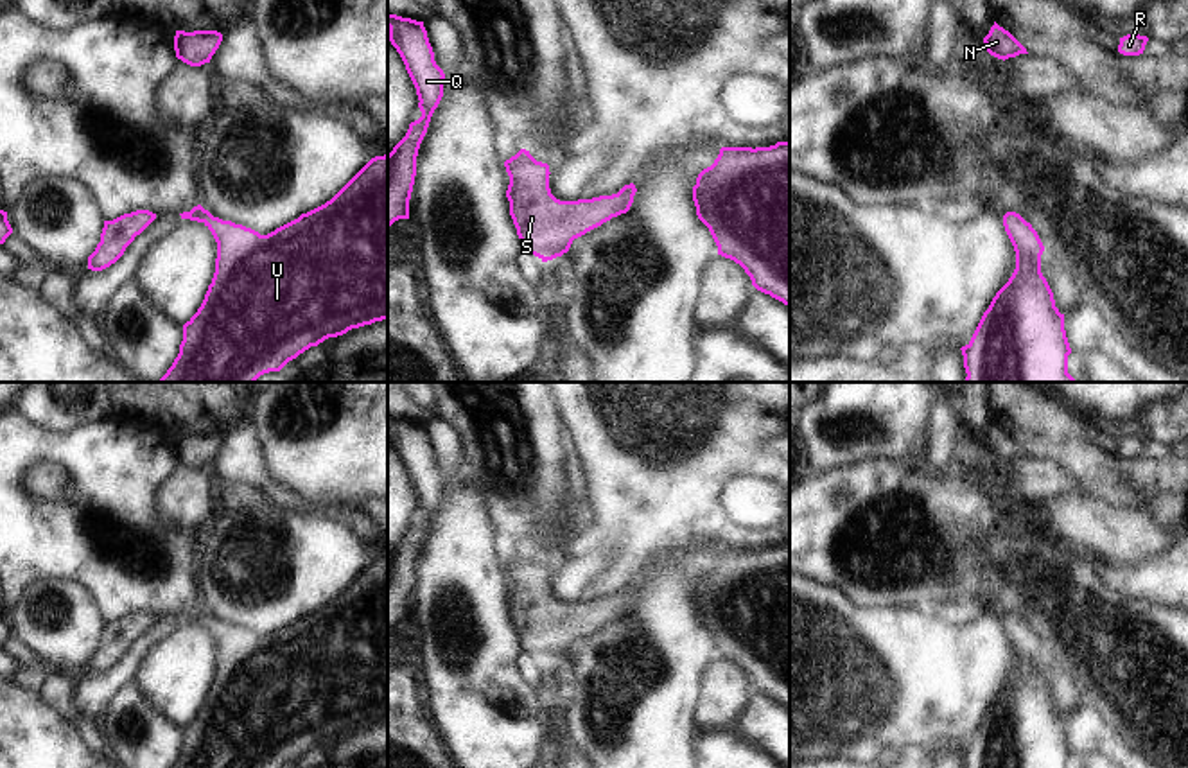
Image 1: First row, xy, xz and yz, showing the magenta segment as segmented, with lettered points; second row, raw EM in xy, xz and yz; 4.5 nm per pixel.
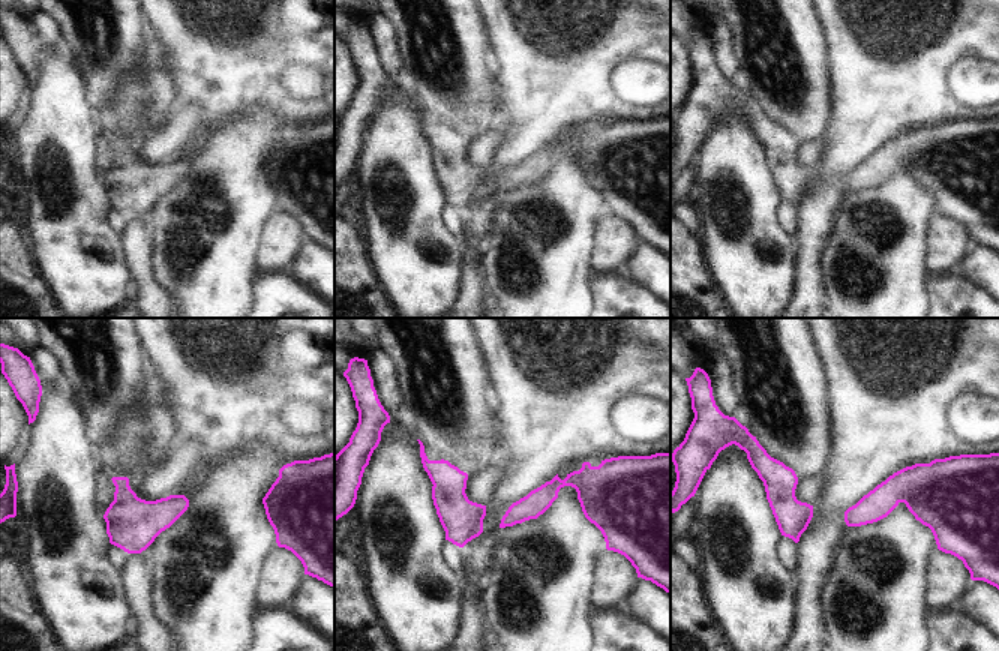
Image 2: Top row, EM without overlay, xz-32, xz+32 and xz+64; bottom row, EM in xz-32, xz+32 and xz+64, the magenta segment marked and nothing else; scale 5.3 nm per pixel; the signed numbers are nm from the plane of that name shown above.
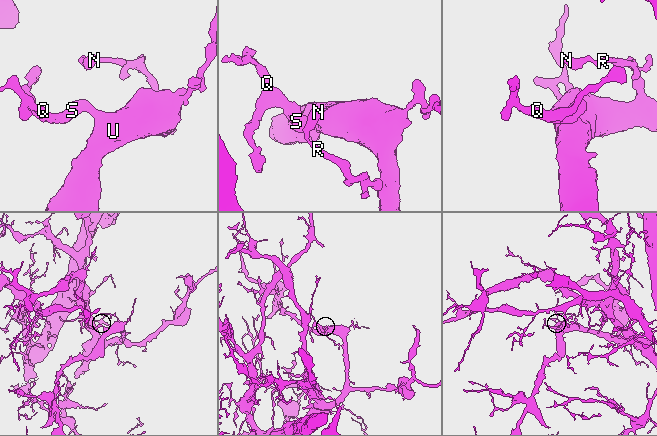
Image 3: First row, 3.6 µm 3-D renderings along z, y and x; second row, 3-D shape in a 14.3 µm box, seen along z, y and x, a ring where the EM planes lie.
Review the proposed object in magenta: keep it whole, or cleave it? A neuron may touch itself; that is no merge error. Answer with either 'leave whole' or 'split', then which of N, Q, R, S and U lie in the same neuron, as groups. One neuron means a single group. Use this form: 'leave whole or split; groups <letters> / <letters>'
leave whole; groups N Q R S U

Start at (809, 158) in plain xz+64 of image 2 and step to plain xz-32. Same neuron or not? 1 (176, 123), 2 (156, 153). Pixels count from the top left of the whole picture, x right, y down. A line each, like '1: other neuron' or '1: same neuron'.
1: same neuron
2: same neuron

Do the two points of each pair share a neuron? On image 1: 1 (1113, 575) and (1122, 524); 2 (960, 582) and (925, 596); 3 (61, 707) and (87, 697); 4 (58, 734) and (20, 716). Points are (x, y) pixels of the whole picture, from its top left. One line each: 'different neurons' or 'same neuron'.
1: different neurons
2: same neuron
3: different neurons
4: same neuron

